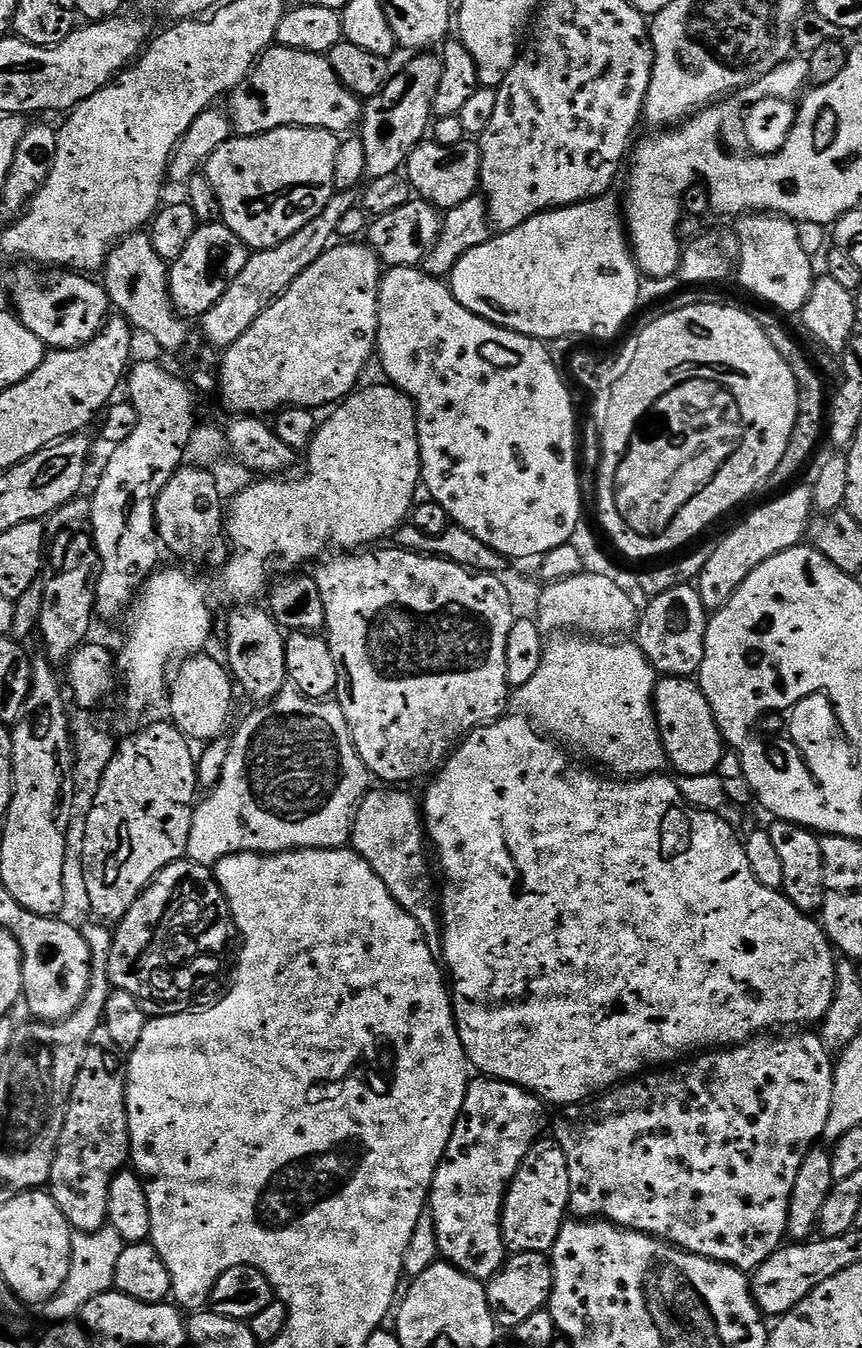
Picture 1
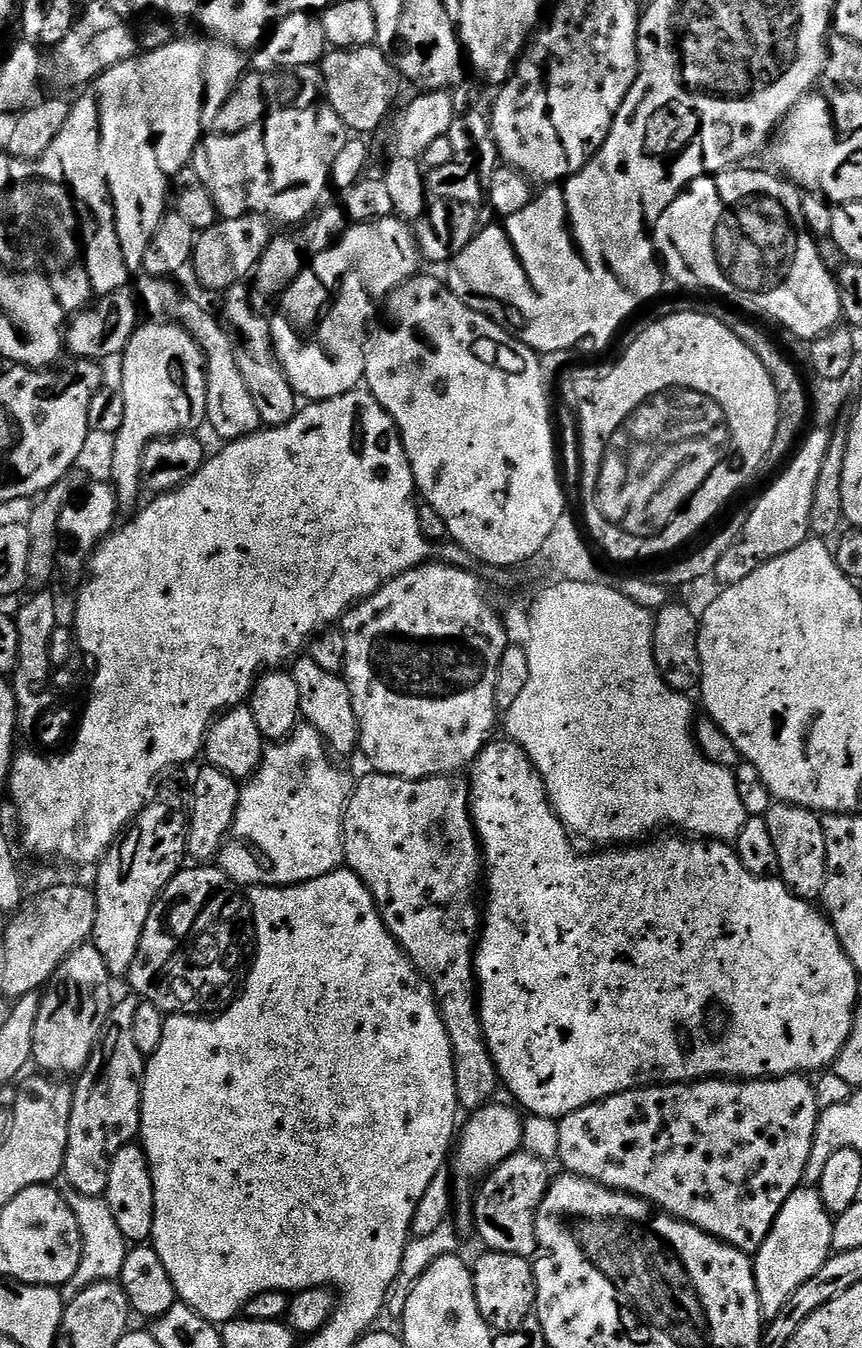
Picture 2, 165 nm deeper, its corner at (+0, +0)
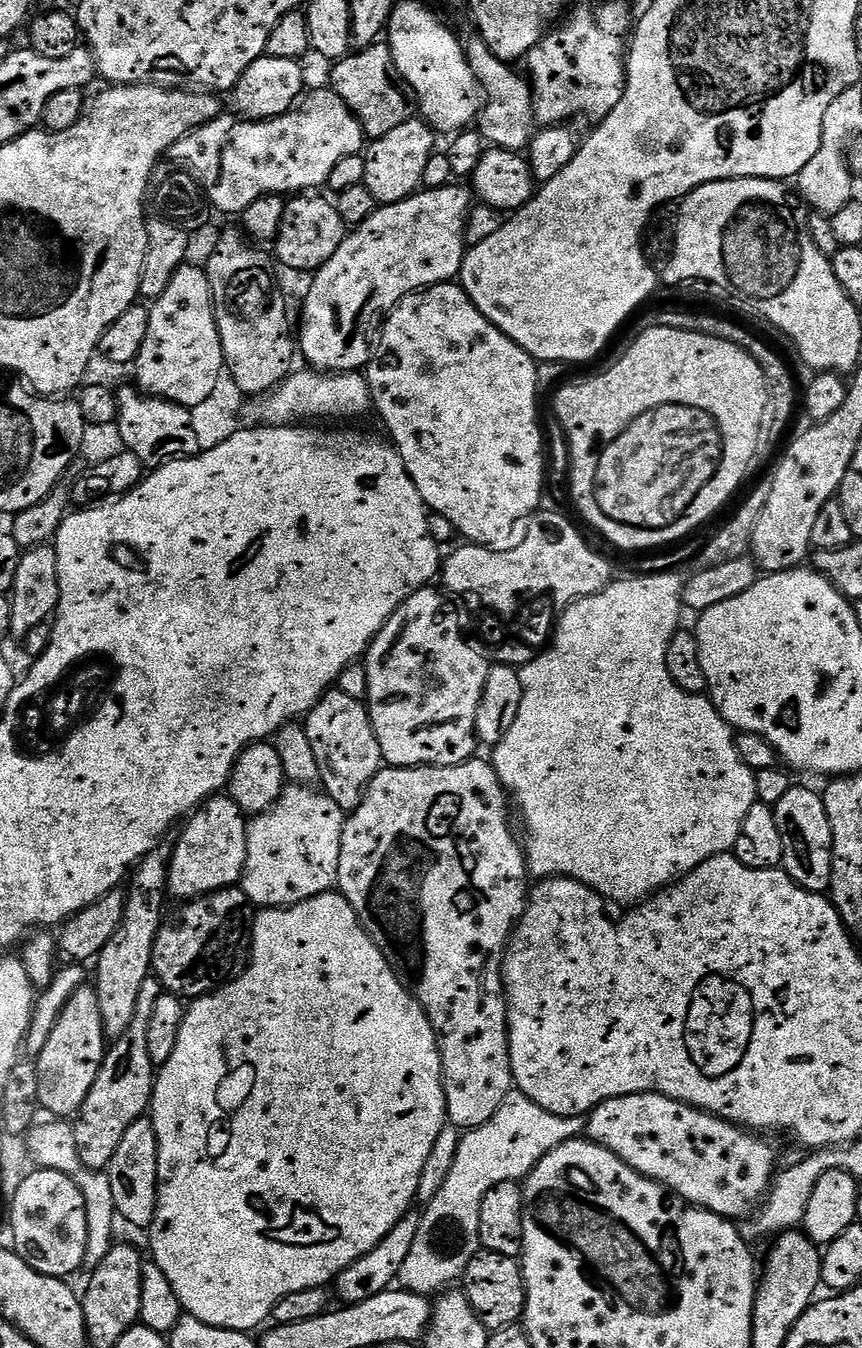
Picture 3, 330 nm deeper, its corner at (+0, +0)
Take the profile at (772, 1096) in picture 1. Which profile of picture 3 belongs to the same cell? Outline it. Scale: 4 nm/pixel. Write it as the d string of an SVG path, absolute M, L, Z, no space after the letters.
M639 1092L633 1096L619 1096L602 1102L587 1117L586 1136L622 1158L622 1162L626 1162L626 1166L638 1174L657 1180L668 1191L681 1196L687 1204L705 1208L707 1212L733 1222L740 1222L743 1216L751 1217L761 1207L778 1172L776 1152L768 1141L771 1139L656 1092Z

